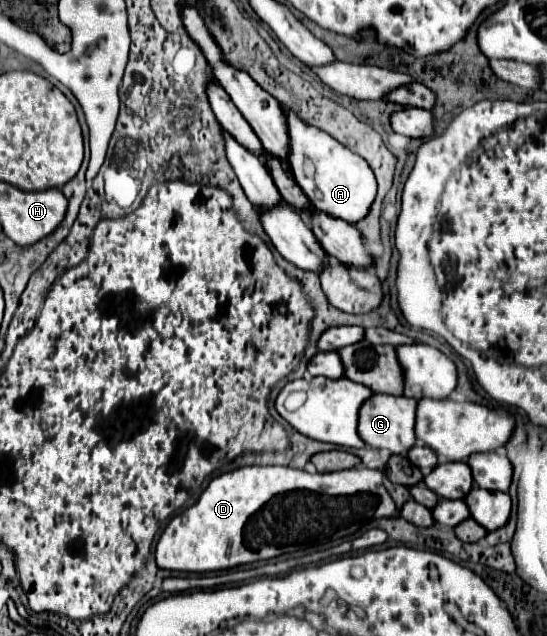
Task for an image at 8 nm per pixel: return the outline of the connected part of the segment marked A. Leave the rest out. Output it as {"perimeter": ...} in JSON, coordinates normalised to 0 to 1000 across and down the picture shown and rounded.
{"perimeter":[[[521,175],[521,181],[528,190],[532,212],[528,259],[543,291],[554,297],[554,303],[565,310],[580,332],[653,354],[660,344],[675,338],[675,329],[689,307],[689,285],[671,253],[631,234],[631,228],[601,215],[594,206],[580,206],[576,200],[558,197],[539,178]]]}

